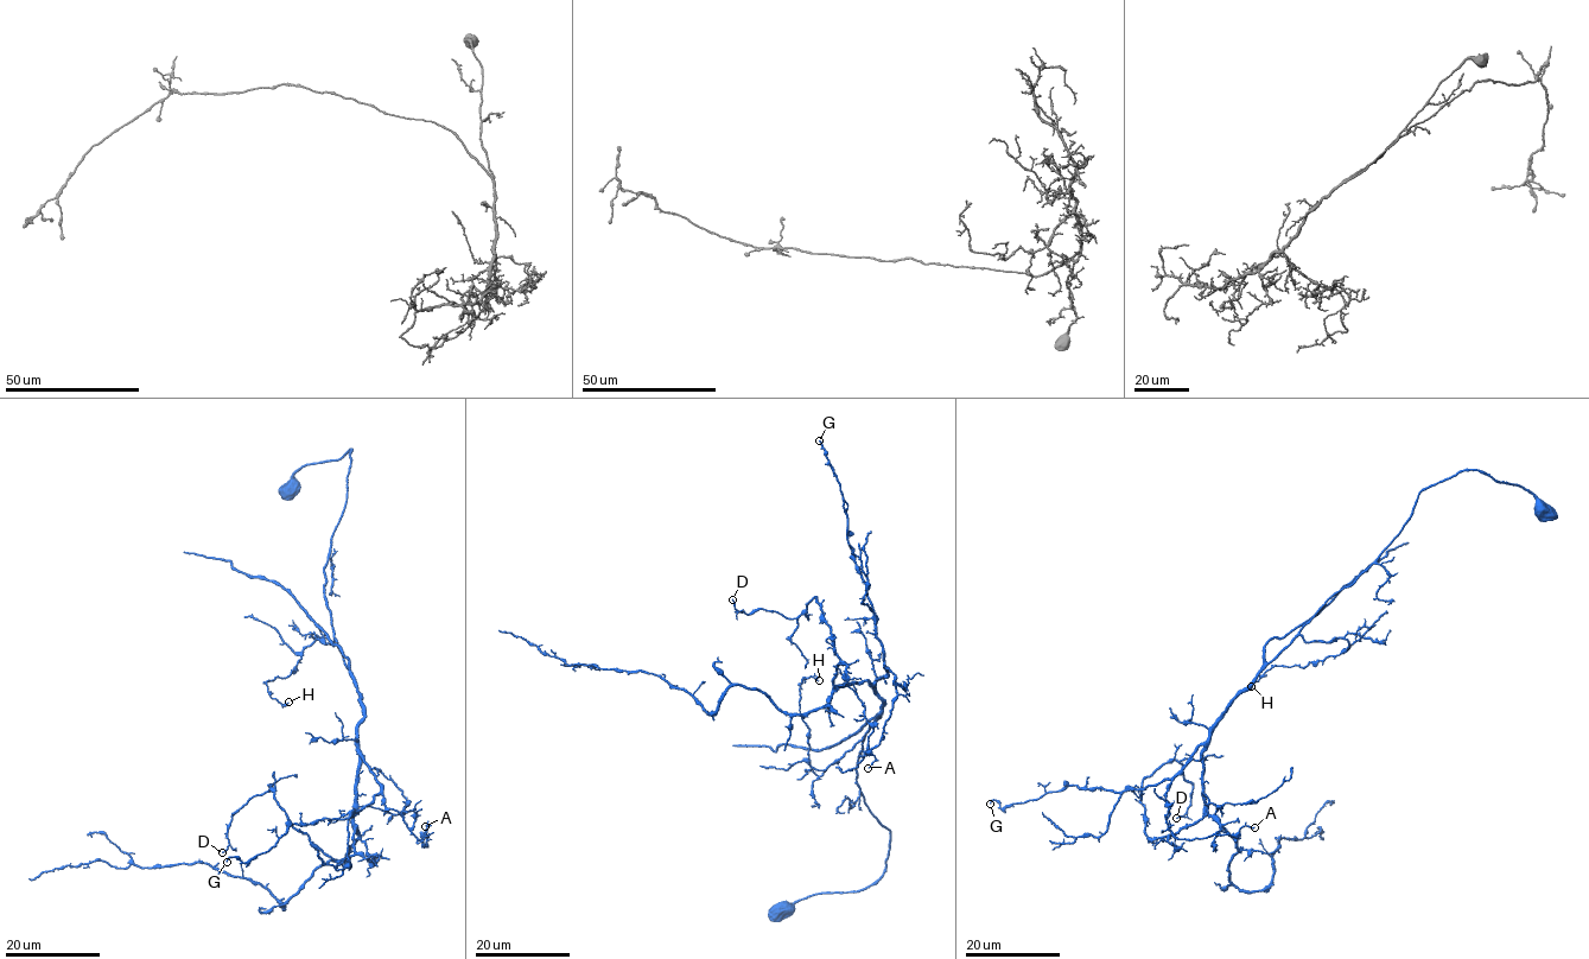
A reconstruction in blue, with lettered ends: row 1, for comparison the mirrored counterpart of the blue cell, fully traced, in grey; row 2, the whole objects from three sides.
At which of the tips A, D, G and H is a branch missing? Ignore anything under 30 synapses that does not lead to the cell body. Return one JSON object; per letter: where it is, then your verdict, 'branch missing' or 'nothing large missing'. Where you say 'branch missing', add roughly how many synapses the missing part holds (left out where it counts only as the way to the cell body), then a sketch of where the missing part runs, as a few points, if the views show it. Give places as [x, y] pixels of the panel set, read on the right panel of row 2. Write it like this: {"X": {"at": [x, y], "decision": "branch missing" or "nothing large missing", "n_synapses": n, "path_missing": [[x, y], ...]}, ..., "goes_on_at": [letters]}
{"A": {"at": [1254, 827], "decision": "nothing large missing"}, "D": {"at": [1176, 818], "decision": "nothing large missing"}, "G": {"at": [990, 804], "decision": "nothing large missing"}, "H": {"at": [1251, 686], "decision": "nothing large missing"}, "goes_on_at": []}

